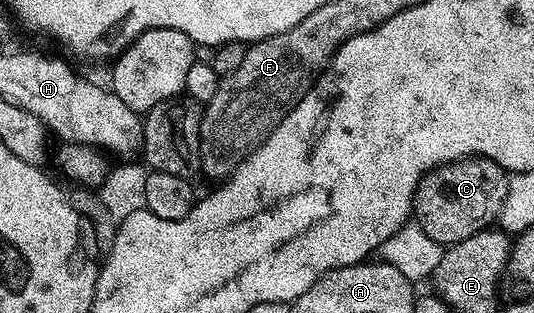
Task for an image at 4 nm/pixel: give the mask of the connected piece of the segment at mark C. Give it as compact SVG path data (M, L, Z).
M472 157L461 159L446 165L440 165L430 171L419 183L415 191L414 218L419 228L428 235L436 245L450 245L465 241L465 237L473 237L473 233L488 230L498 220L499 211L507 196L508 172L488 159Z

